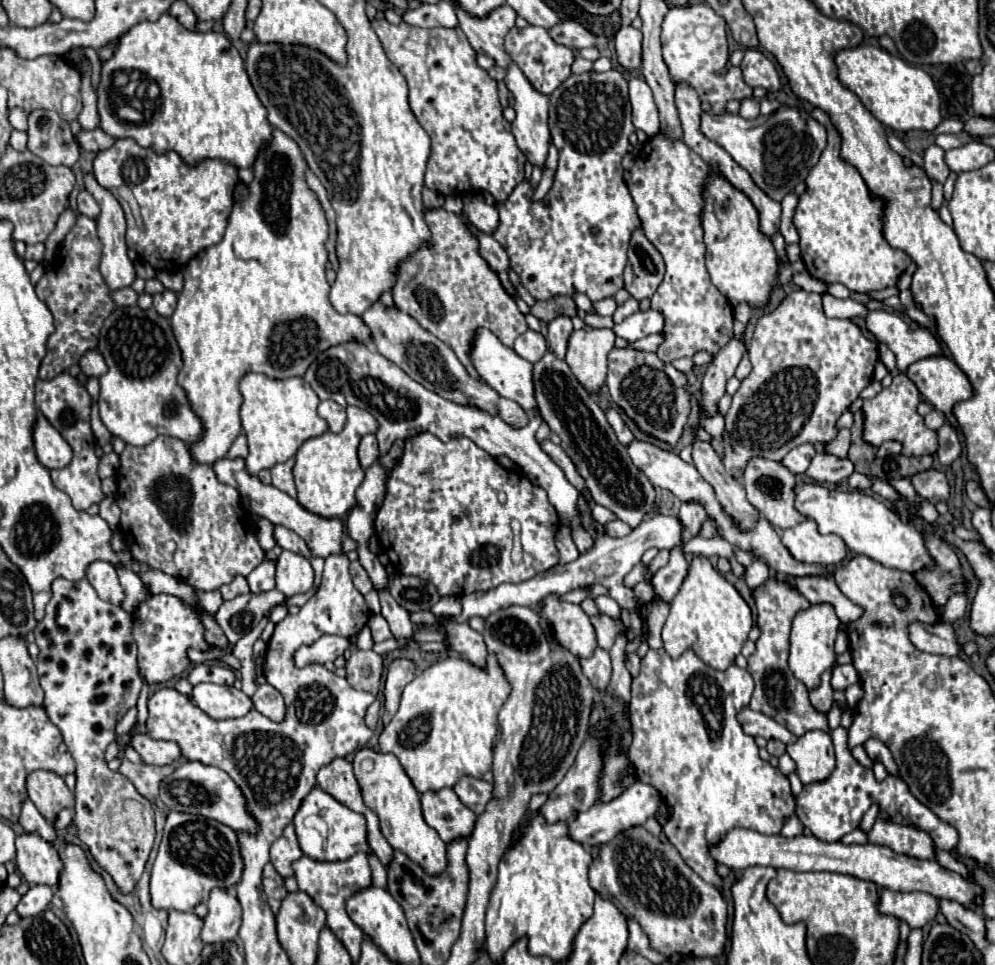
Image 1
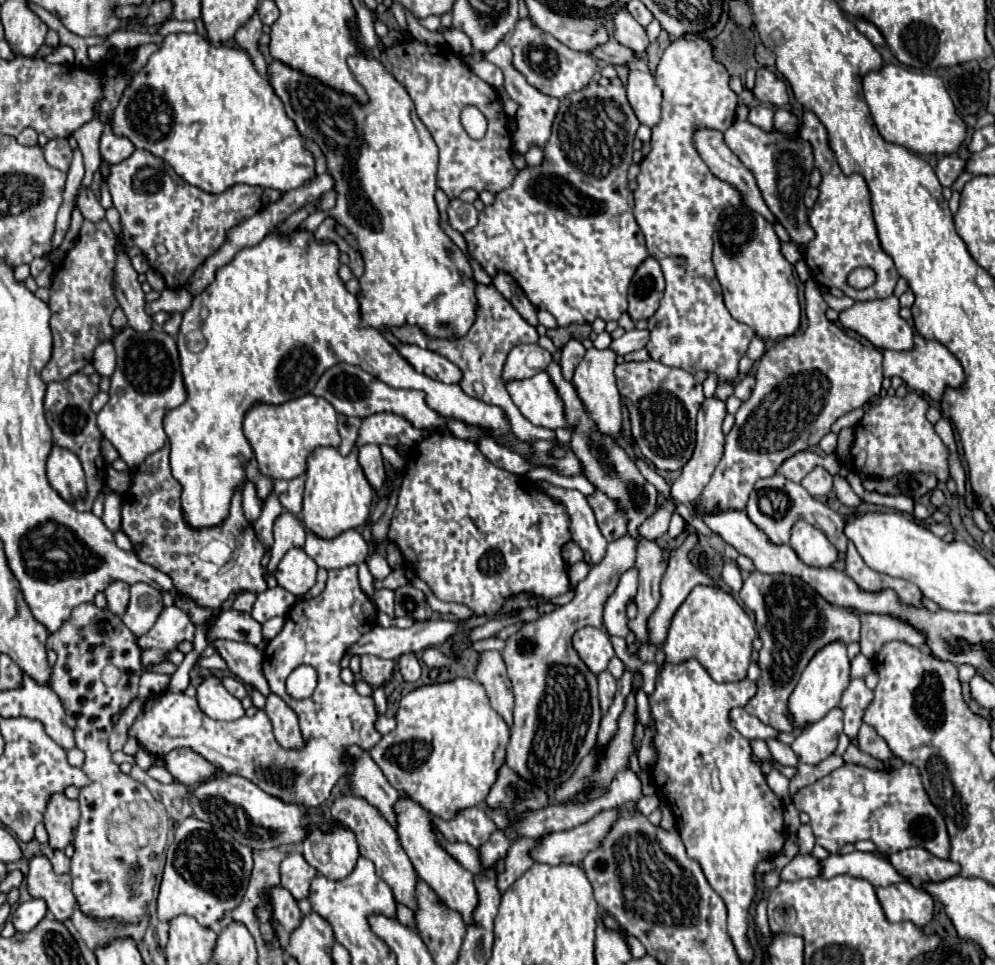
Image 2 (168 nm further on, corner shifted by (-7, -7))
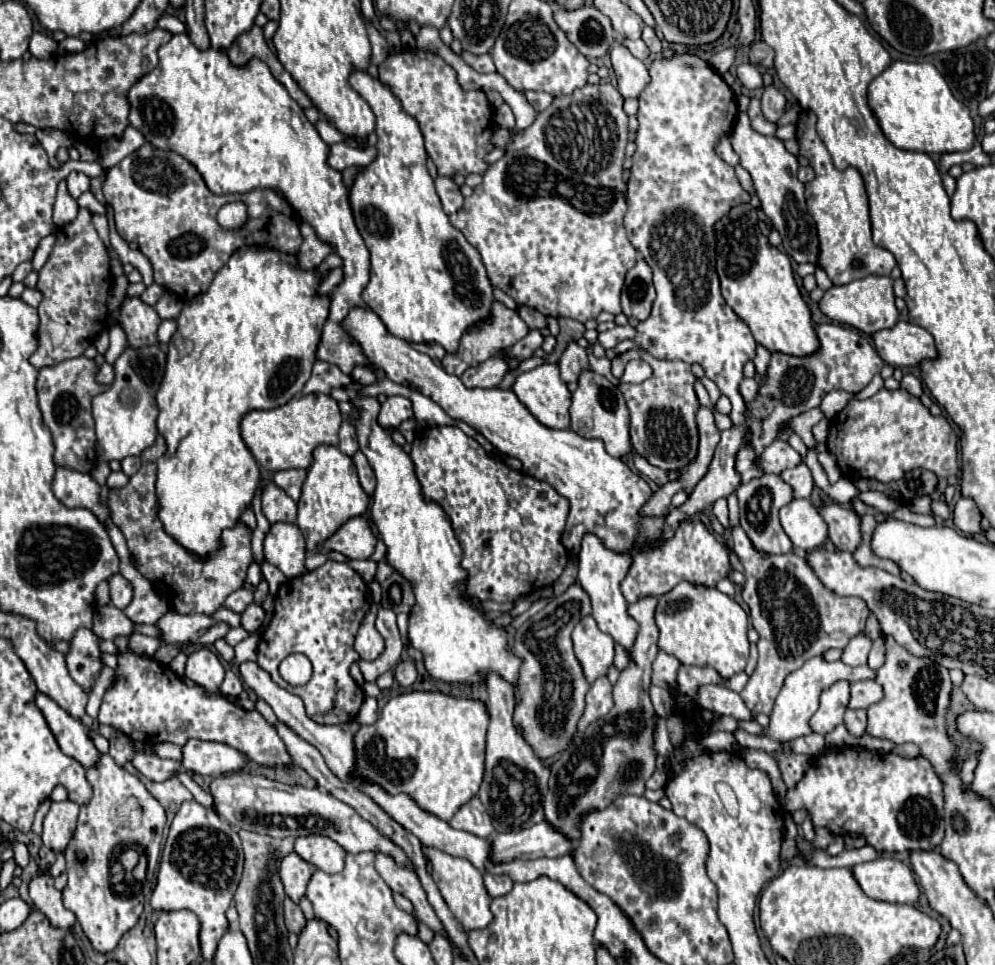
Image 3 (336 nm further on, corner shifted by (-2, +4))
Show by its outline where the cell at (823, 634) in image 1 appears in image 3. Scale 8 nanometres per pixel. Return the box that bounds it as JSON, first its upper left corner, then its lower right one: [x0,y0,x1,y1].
[769,657,875,745]

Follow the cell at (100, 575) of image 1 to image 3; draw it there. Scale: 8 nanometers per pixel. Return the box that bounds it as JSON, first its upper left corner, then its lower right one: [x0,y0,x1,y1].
[109,573,133,609]

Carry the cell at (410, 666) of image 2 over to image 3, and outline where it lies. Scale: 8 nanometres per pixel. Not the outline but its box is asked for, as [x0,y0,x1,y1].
[395,661,417,687]

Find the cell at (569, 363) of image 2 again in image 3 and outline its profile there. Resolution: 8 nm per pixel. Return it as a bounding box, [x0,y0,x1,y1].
[559,343,589,383]

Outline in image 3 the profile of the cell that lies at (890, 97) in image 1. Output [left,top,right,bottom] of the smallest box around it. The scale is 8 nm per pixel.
[869,61,975,155]

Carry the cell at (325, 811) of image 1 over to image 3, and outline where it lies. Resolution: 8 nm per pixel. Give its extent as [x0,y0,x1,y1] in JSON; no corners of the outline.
[295,835,345,873]

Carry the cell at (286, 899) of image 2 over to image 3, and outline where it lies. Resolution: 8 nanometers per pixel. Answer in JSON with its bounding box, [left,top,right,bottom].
[285,899,307,935]

